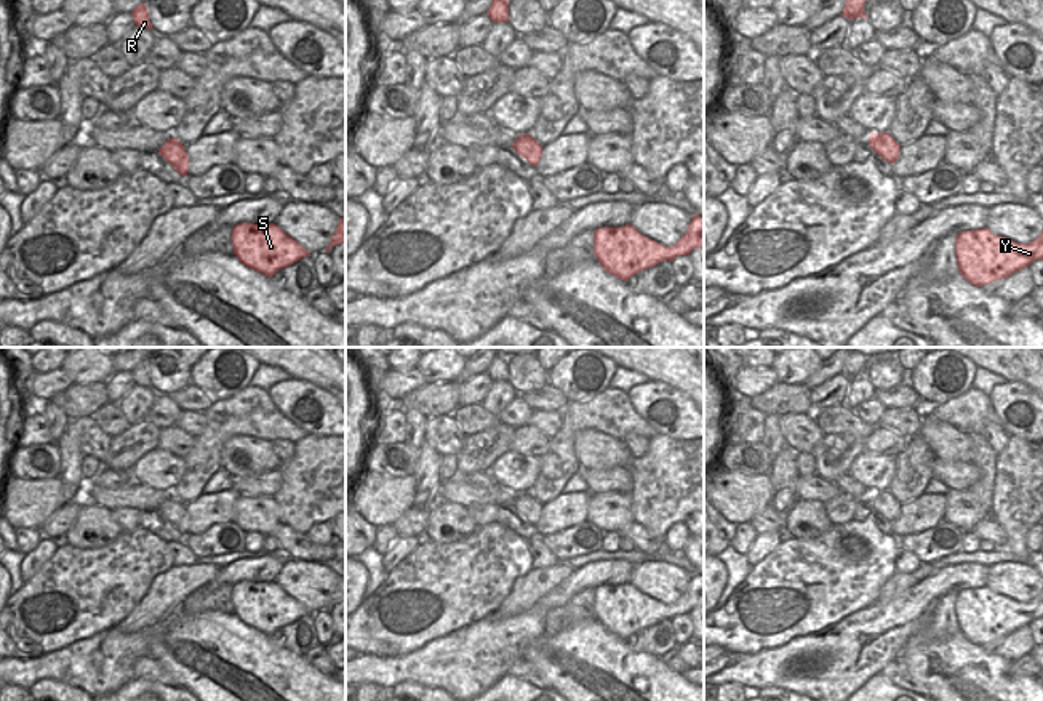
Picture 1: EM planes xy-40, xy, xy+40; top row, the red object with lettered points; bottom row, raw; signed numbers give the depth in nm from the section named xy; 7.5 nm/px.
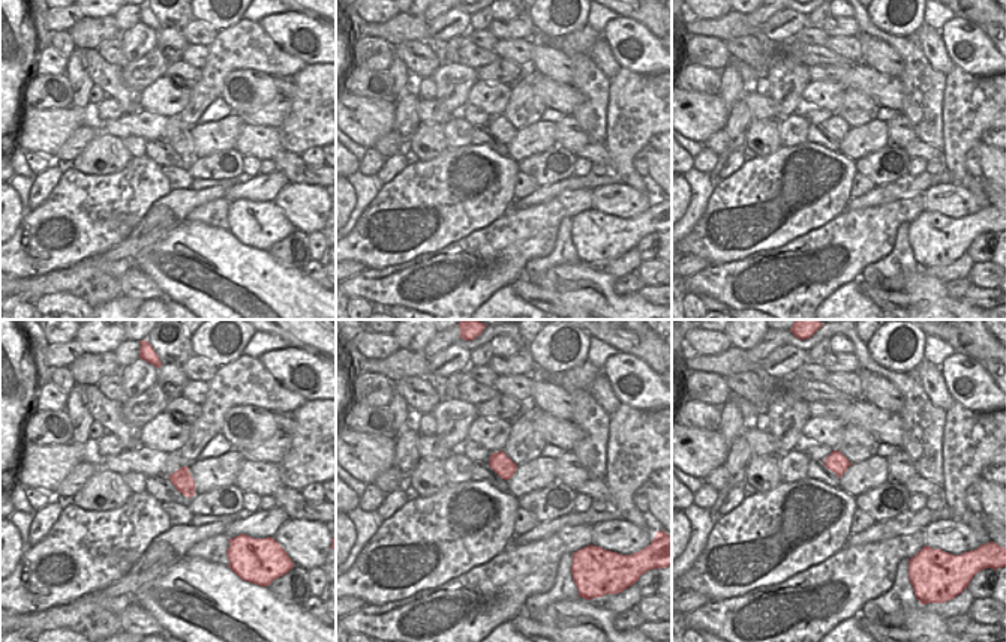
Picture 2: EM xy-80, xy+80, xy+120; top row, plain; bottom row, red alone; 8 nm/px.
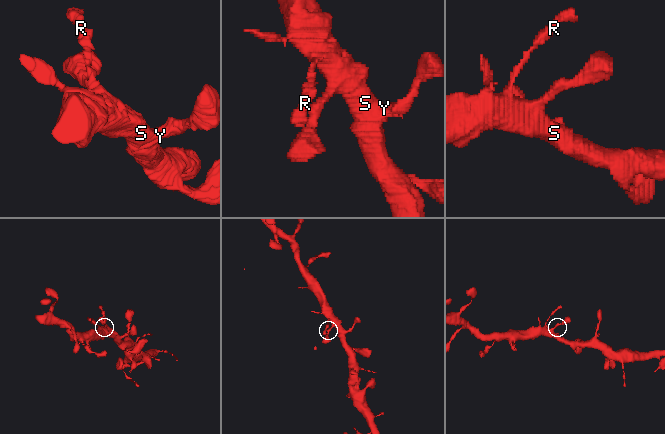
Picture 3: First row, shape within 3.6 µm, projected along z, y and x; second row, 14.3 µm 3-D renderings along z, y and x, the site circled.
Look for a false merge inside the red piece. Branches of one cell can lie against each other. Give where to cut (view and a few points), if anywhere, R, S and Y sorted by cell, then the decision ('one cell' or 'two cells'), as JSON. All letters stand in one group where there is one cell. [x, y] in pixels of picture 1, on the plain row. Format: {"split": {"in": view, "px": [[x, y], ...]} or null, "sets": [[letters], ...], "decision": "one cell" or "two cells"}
{"split": null, "sets": [["R", "S", "Y"]], "decision": "one cell"}

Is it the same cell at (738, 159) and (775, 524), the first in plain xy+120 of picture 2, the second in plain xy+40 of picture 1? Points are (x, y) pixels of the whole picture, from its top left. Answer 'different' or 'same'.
different

